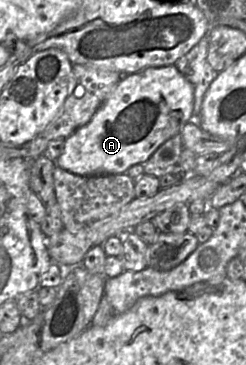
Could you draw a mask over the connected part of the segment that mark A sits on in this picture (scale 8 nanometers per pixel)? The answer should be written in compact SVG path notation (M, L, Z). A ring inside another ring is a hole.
M175 65L153 67L123 77L91 120L68 138L62 154L55 160L63 170L82 176L120 174L135 164L143 164L166 140L181 132L191 120L194 107L194 89Z

